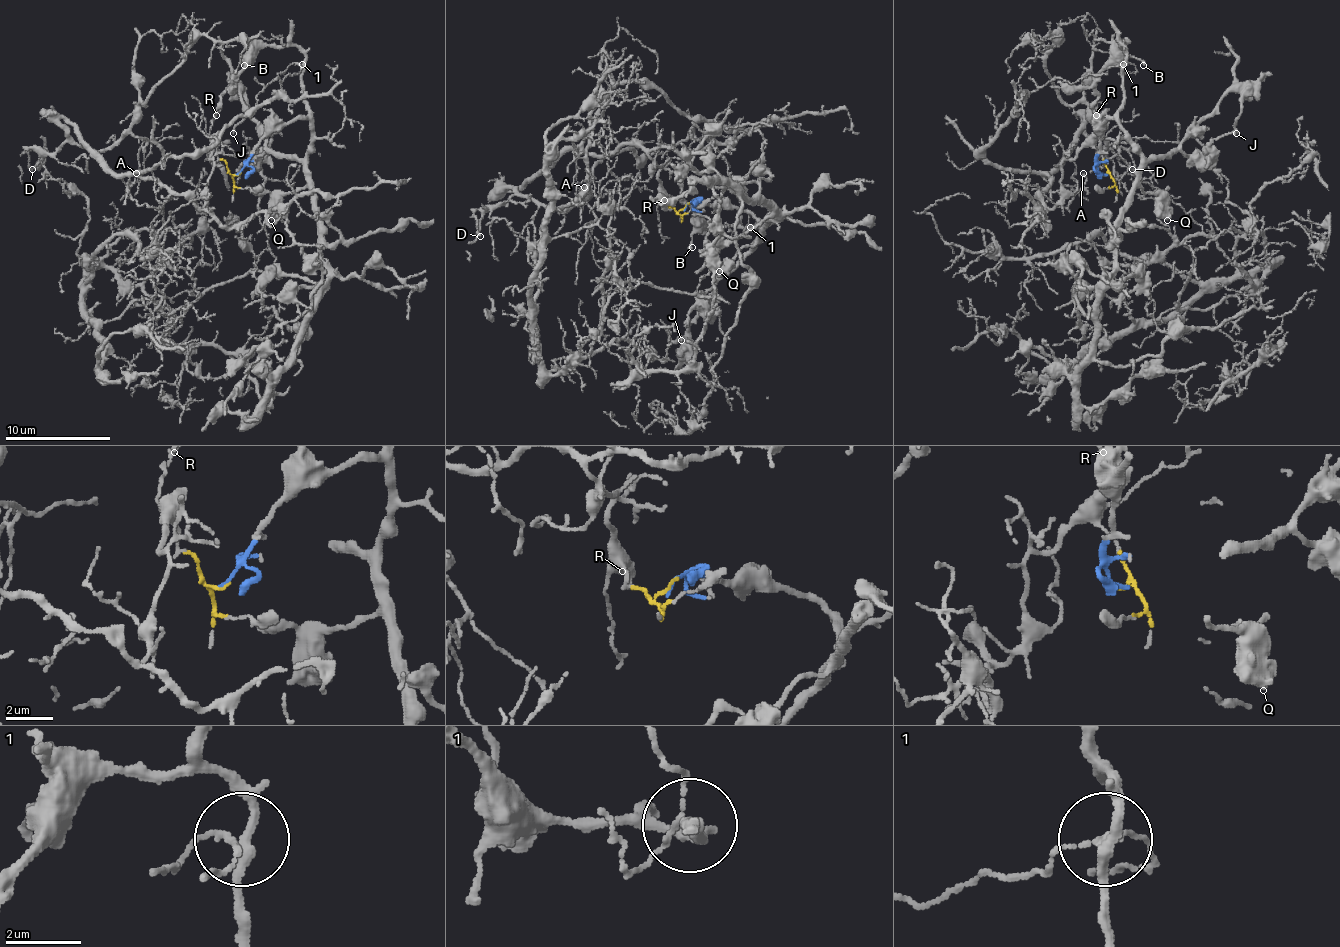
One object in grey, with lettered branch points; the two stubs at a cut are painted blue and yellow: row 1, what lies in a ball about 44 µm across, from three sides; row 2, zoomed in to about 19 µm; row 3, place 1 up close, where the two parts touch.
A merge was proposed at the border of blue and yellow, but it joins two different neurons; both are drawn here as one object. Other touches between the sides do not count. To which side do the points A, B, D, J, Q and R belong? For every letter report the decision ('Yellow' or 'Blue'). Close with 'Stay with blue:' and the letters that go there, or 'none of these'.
A: Yellow
B: Blue
D: Yellow
J: Blue
Q: Blue
R: Blue
Stay with blue: B, J, Q, R

